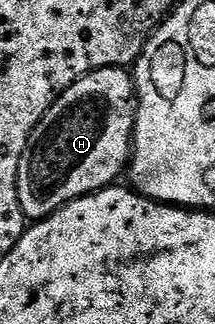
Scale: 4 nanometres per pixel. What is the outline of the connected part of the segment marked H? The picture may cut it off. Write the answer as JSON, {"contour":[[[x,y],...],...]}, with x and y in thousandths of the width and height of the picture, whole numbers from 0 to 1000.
{"contour":[[[563,207],[414,225],[367,241],[288,299],[270,299],[191,377],[153,395],[107,466],[107,491],[88,491],[79,599],[88,639],[116,654],[121,673],[167,688],[409,596],[512,580],[540,562],[526,556],[586,531],[609,481],[623,358],[628,265],[614,235]]]}

